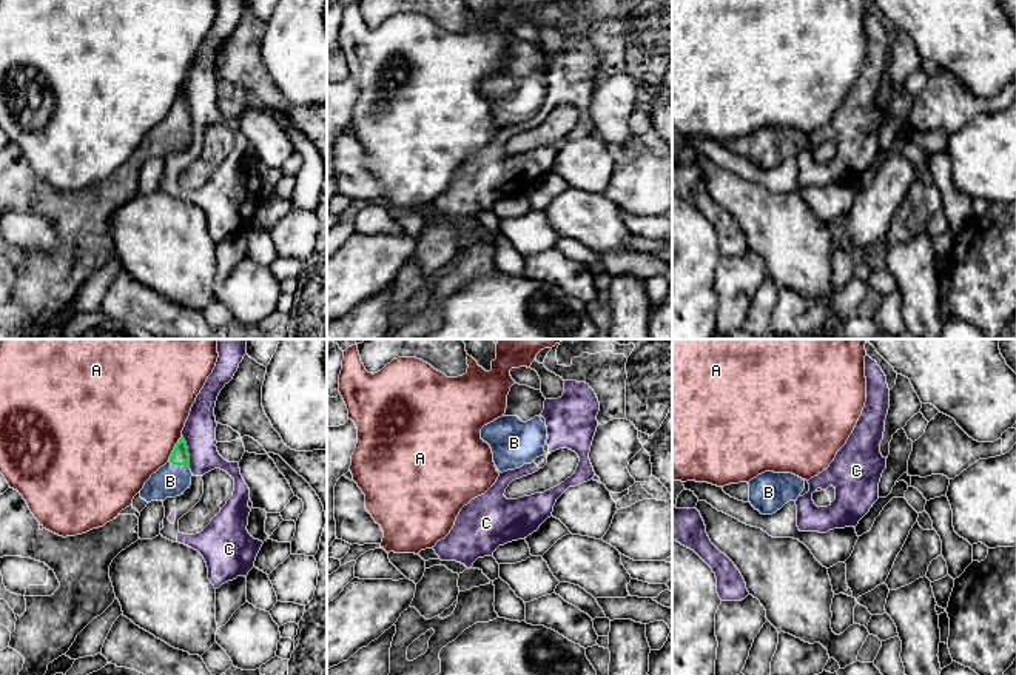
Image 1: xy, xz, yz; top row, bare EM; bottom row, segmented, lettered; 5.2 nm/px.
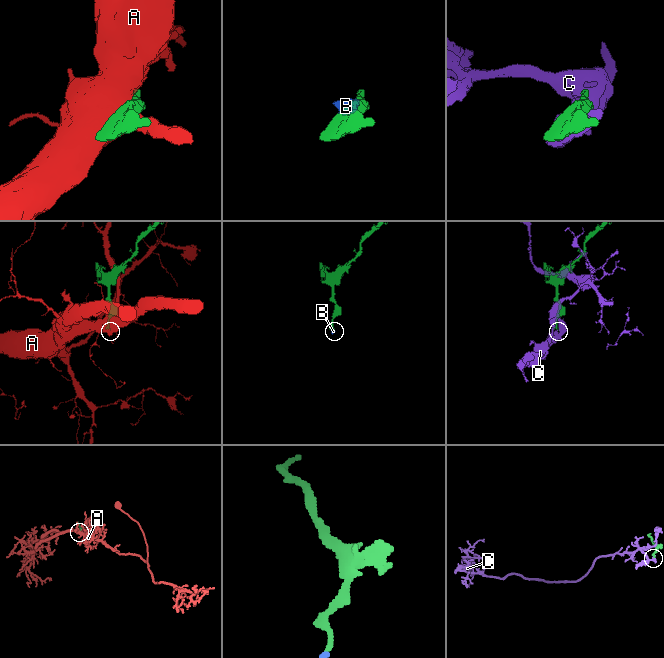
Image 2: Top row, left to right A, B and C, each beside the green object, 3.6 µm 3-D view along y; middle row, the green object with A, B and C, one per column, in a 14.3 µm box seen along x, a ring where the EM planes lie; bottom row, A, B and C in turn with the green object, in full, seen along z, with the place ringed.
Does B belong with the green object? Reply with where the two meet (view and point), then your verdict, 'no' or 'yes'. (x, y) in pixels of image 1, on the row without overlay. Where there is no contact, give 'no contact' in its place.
contact xy (179, 119); yes

